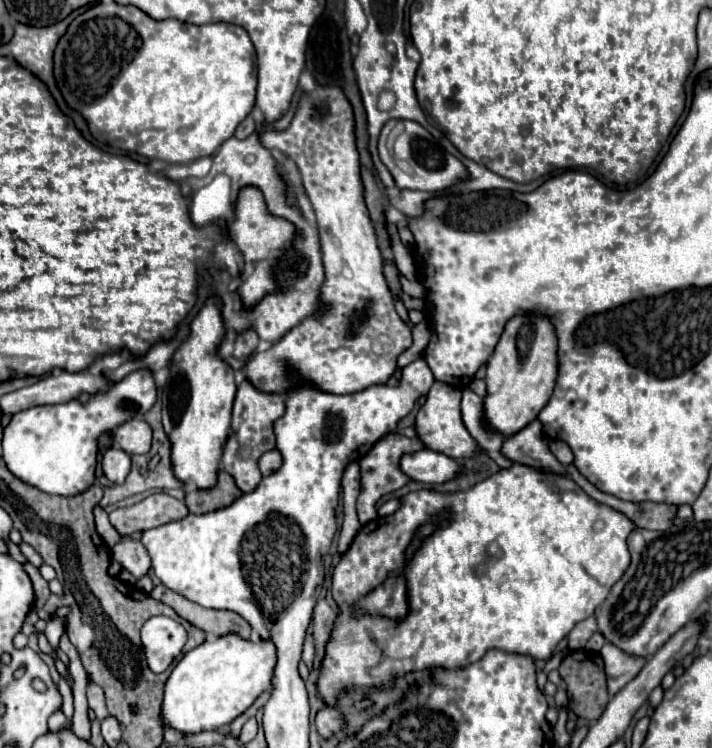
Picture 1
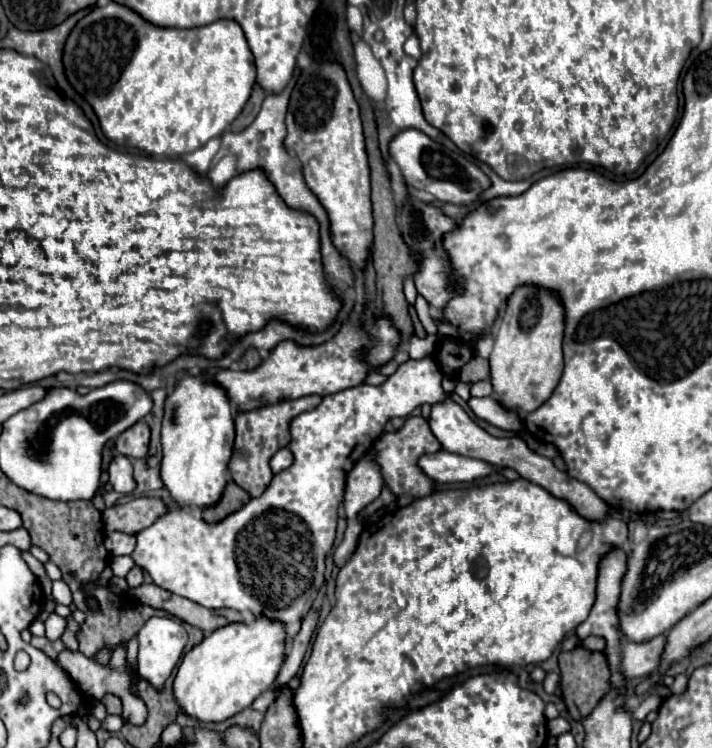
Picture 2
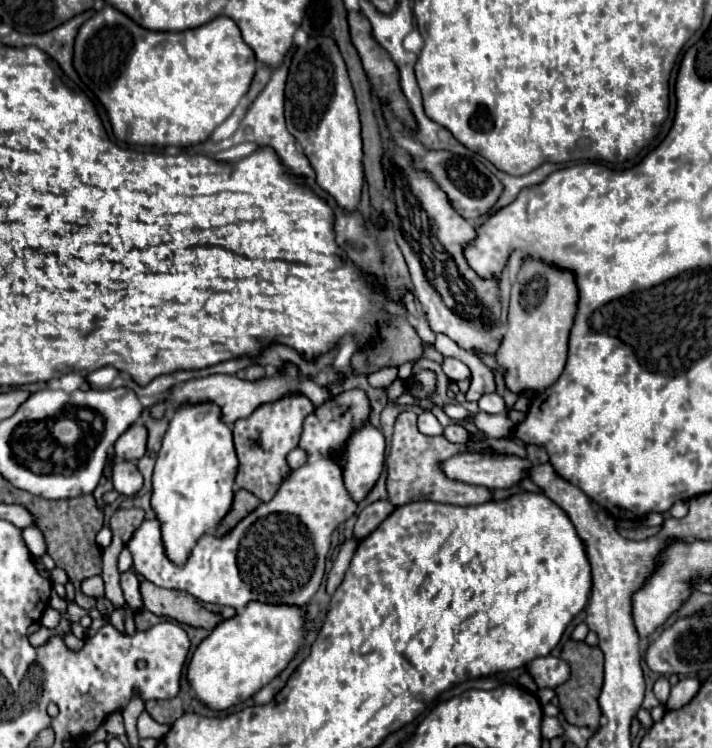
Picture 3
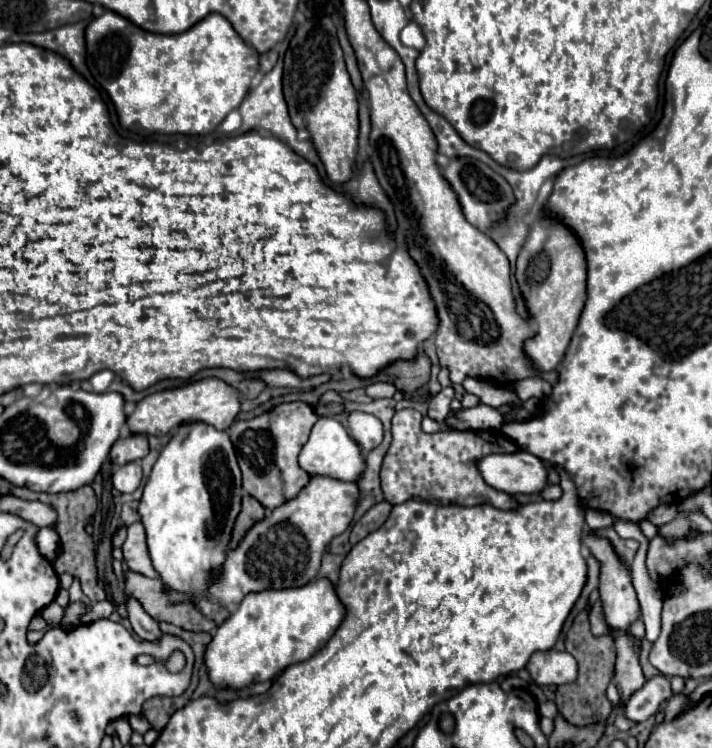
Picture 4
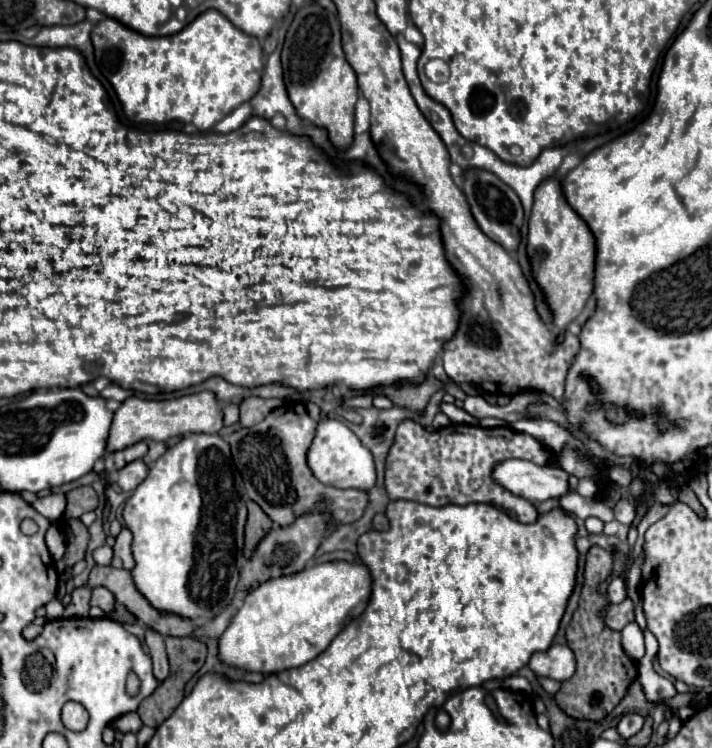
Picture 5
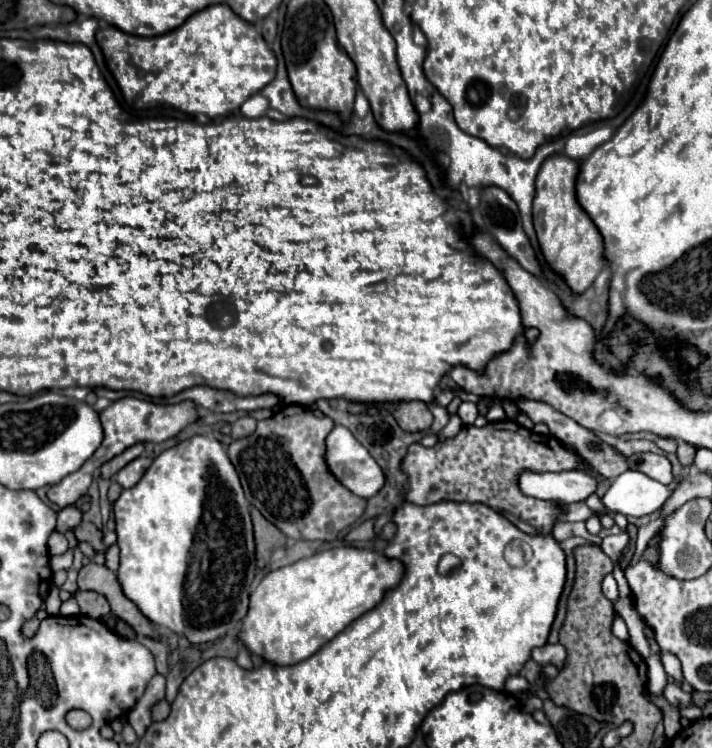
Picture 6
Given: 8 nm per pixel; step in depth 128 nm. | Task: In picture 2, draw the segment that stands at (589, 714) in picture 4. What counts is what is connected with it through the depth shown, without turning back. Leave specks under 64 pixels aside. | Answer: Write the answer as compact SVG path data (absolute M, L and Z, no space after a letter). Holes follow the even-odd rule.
M576 646L570 652L562 652L558 656L558 664L560 664L560 674L562 674L562 696L564 696L564 704L570 712L570 716L574 720L580 720L584 716L588 716L596 704L608 696L608 692L612 690L610 686L610 668L608 668L608 660L602 652L592 652L584 646Z

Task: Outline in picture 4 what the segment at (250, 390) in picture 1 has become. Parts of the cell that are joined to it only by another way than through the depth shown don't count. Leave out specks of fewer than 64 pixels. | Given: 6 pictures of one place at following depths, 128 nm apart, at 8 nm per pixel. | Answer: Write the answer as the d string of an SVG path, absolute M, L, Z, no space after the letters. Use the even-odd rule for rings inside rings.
M286 402L252 420L236 420L230 426L230 440L242 470L242 488L260 500L264 508L272 510L280 506L288 498L294 498L308 484L310 474L298 466L298 454L308 442L316 420L318 416L310 404Z

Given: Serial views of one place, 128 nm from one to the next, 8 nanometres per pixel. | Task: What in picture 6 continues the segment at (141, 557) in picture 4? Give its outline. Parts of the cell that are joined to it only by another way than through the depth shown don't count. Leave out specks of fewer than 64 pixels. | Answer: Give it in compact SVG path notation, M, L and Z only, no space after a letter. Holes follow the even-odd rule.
M118 544L110 546L110 550L106 552L106 566L114 572L116 572L116 568L120 568L120 548L118 548Z

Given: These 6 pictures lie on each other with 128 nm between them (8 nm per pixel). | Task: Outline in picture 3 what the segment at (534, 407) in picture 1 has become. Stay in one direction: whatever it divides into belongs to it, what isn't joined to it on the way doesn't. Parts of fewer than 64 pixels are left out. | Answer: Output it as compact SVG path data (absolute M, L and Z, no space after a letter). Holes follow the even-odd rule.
M524 260L510 292L506 334L494 358L502 368L508 390L542 392L558 380L566 364L568 332L576 314L578 290L568 270L556 270L540 260Z

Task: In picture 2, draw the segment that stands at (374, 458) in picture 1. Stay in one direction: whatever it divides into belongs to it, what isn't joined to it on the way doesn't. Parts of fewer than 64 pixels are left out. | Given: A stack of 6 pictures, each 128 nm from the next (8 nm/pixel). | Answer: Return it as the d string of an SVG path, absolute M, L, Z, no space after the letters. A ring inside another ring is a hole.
M410 416L398 432L386 432L374 442L374 458L380 466L384 484L396 494L398 506L406 506L416 498L424 498L432 492L432 482L422 474L422 470L416 466L416 460L422 454L432 454L440 450L440 442L434 438L434 434L428 428L426 418L422 416Z

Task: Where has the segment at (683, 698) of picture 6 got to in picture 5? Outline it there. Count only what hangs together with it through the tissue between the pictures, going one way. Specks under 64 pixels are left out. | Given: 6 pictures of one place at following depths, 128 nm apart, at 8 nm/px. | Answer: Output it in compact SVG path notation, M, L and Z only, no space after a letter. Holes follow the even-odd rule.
M644 630L645 655L638 664L638 682L642 684L642 692L646 696L646 702L660 704L662 700L668 700L676 696L675 686L668 678L654 672L652 661L658 652L658 640L652 636L652 632Z

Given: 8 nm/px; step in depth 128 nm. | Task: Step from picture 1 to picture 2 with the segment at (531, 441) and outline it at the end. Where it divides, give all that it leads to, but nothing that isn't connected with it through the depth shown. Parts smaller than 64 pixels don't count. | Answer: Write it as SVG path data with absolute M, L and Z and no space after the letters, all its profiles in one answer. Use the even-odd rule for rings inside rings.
M446 392L446 398L442 402L436 402L432 406L432 412L430 412L430 420L428 422L430 422L432 434L438 438L438 442L442 444L442 448L446 452L454 452L454 454L460 454L460 456L484 460L484 462L488 462L492 466L498 466L498 468L510 466L522 478L526 478L526 480L530 480L530 482L546 488L556 498L566 498L570 502L570 506L578 514L582 514L584 518L588 518L588 520L602 520L602 518L608 516L608 508L606 508L604 500L600 500L596 496L596 492L592 492L592 488L588 488L584 482L568 476L568 472L558 470L550 458L532 452L522 438L518 438L518 436L512 436L512 438L496 438L496 436L490 436L484 428L480 428L466 414L466 410L460 404L456 404L452 400L452 394L450 392Z

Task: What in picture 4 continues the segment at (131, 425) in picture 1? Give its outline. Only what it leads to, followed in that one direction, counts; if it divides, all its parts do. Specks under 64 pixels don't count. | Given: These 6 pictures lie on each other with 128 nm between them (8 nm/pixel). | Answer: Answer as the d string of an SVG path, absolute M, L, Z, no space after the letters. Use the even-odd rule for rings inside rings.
M124 434L116 440L116 444L110 450L112 464L128 464L134 460L140 460L148 454L148 438L146 434Z

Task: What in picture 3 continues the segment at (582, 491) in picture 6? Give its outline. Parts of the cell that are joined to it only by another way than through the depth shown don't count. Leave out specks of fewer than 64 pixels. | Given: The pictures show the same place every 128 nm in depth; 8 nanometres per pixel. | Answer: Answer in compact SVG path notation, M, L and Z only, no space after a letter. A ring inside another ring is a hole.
M456 454L440 462L446 478L486 486L486 488L508 488L526 476L528 460L518 456L496 456L496 454Z

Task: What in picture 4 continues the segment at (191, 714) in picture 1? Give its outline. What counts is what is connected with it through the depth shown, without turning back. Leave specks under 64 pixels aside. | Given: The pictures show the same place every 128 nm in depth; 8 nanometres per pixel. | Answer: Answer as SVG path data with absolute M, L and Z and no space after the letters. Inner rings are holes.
M326 578L314 580L302 588L248 594L238 610L218 626L206 648L204 666L208 678L214 686L232 690L272 680L290 664L308 660L320 650L336 632L342 618L344 606Z

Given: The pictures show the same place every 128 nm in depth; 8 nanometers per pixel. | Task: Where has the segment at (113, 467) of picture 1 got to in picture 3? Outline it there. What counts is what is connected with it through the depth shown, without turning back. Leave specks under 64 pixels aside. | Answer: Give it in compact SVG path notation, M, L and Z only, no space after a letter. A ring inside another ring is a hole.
M118 462L112 470L114 490L124 496L134 496L142 488L142 476L134 462Z

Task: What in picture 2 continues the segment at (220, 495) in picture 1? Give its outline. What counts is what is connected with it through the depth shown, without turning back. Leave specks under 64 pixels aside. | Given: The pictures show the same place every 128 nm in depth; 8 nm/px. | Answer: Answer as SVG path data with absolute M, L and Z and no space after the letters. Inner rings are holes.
M230 480L230 482L226 484L226 488L224 488L222 498L220 498L216 504L212 504L212 508L204 508L204 510L202 510L202 518L204 518L206 522L218 522L218 520L222 520L224 516L228 516L228 514L236 512L238 508L242 508L248 500L250 500L248 492L244 492L234 480Z

